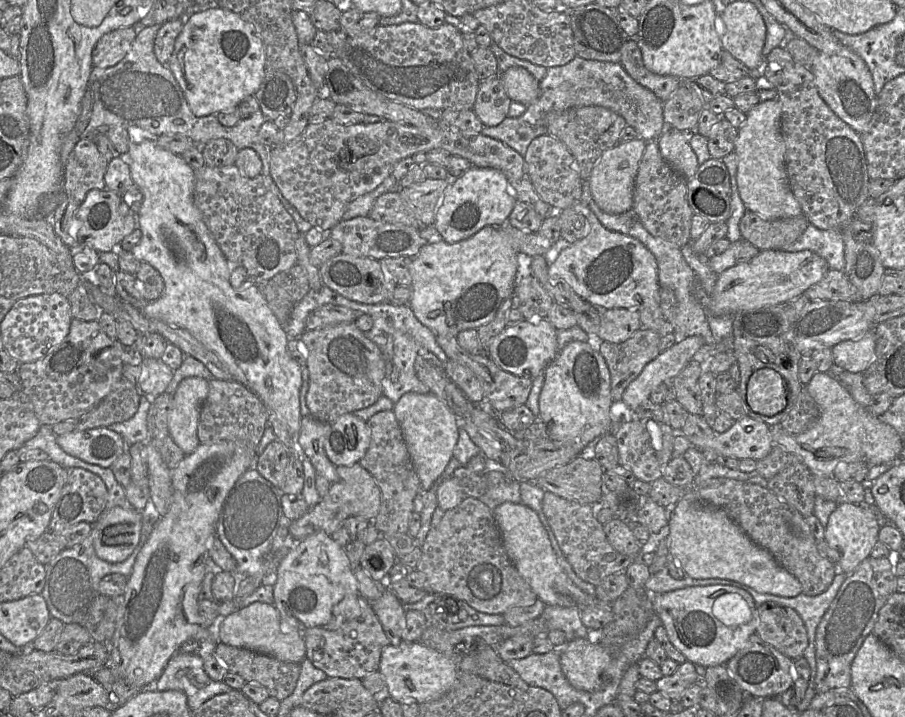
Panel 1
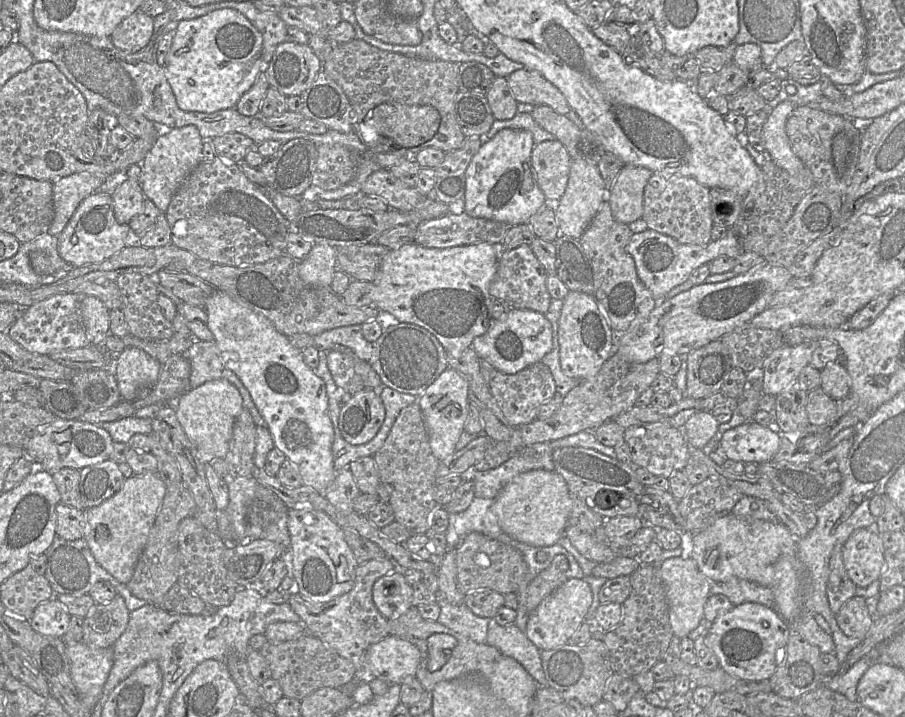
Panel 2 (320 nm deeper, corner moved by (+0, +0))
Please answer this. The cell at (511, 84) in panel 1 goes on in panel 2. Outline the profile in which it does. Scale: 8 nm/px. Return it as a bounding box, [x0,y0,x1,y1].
[506,69,571,115]

